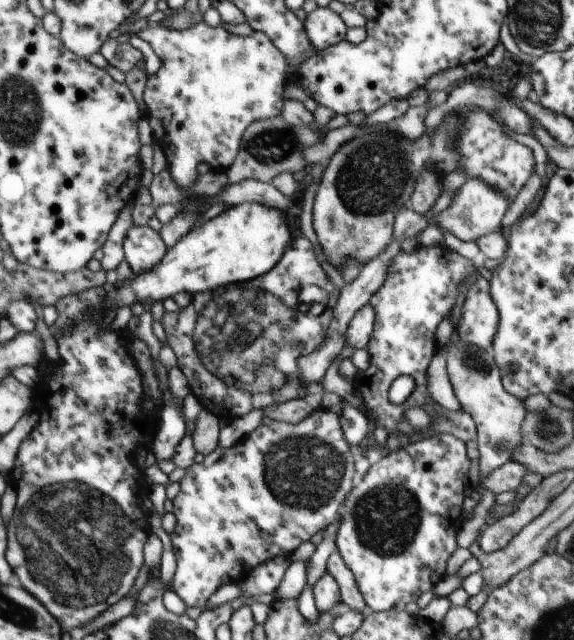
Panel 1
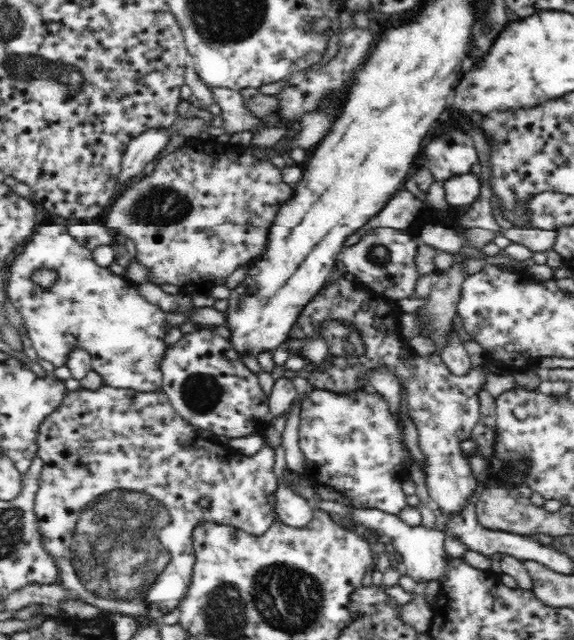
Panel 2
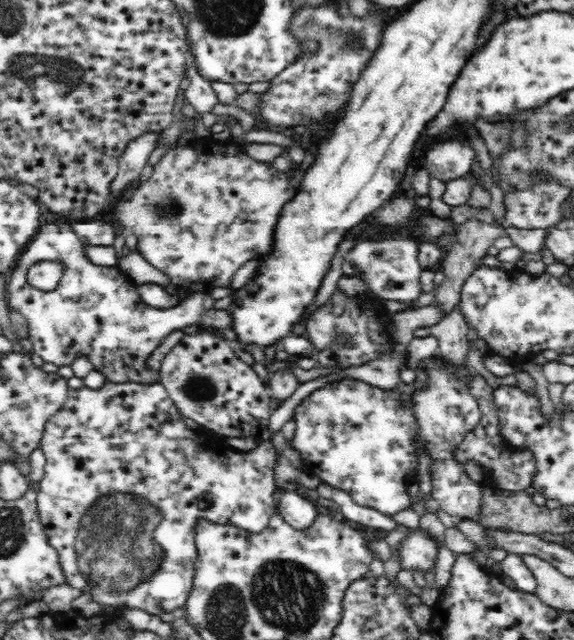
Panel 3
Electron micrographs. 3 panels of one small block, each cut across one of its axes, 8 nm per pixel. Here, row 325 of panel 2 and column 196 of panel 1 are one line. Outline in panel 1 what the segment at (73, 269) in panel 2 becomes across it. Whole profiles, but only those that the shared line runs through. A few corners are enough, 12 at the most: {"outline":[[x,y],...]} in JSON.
{"outline":[[204,21],[137,35],[142,96],[186,194],[284,106],[271,37]]}

